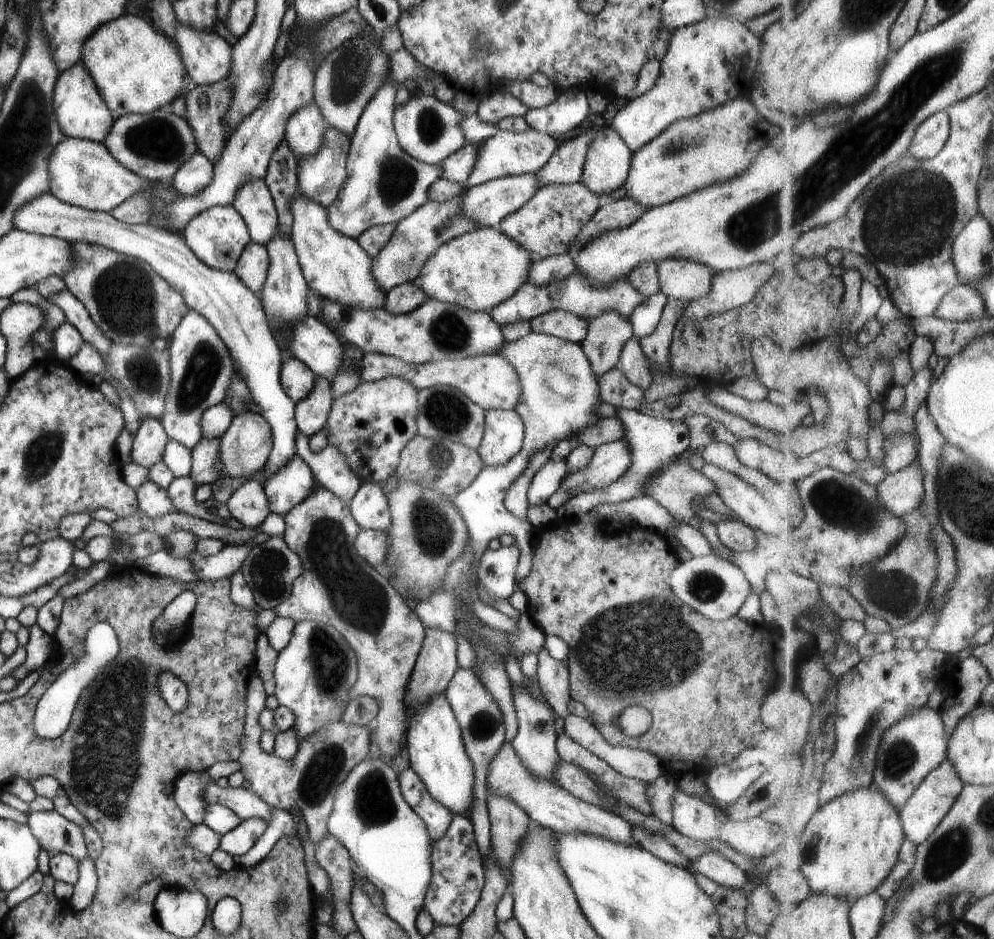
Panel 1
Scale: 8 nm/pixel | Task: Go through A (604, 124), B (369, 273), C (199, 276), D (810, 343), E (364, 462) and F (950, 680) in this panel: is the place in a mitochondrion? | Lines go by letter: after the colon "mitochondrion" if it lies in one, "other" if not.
A: other
B: other
C: other
D: other
E: other
F: other

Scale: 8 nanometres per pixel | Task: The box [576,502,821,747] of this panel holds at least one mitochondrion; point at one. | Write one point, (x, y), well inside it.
(706, 587)

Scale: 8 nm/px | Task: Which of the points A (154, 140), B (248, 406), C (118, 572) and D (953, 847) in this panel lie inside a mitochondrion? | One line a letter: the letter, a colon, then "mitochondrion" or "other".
A: mitochondrion
B: other
C: other
D: mitochondrion

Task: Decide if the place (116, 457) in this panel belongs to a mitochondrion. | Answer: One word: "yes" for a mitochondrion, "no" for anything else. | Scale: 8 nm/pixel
no

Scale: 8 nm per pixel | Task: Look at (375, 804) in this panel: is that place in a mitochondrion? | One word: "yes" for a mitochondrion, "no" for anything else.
yes

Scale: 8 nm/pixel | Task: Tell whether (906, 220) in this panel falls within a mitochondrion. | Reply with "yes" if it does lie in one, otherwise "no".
yes

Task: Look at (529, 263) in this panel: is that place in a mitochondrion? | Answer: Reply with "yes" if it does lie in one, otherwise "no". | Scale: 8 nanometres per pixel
no

